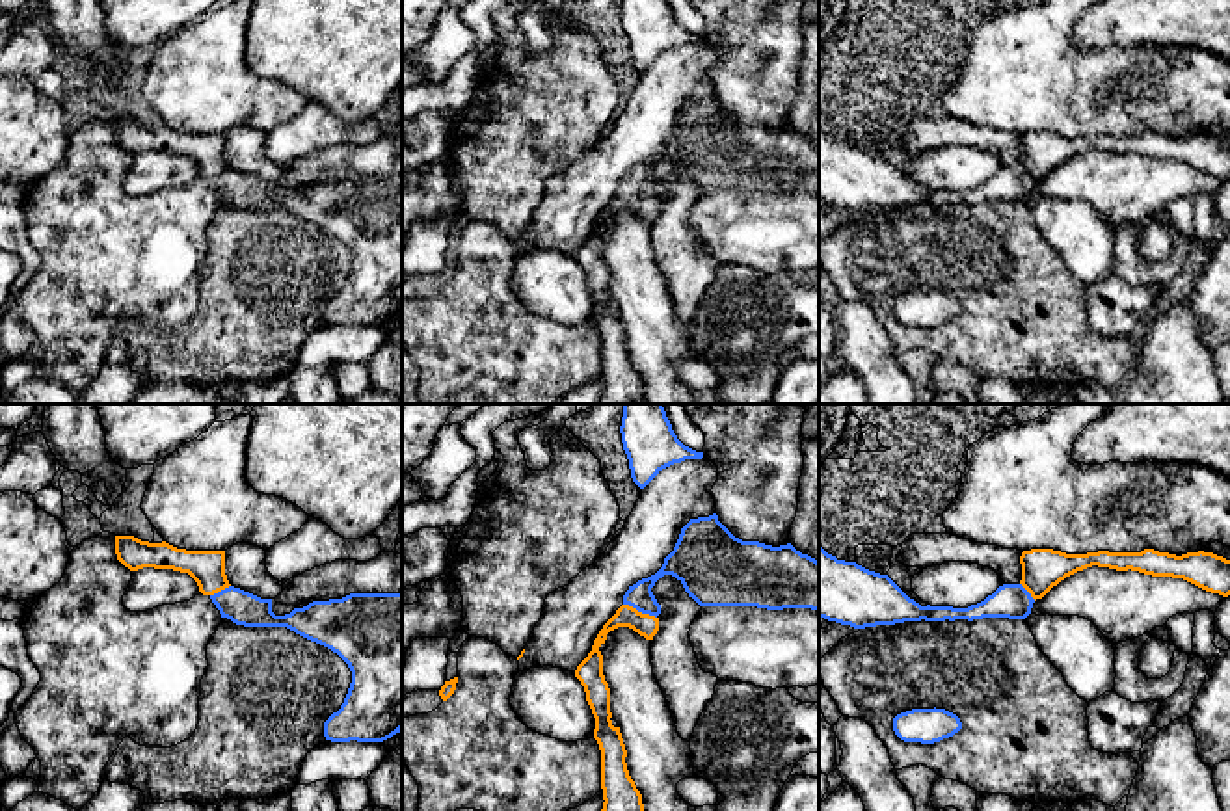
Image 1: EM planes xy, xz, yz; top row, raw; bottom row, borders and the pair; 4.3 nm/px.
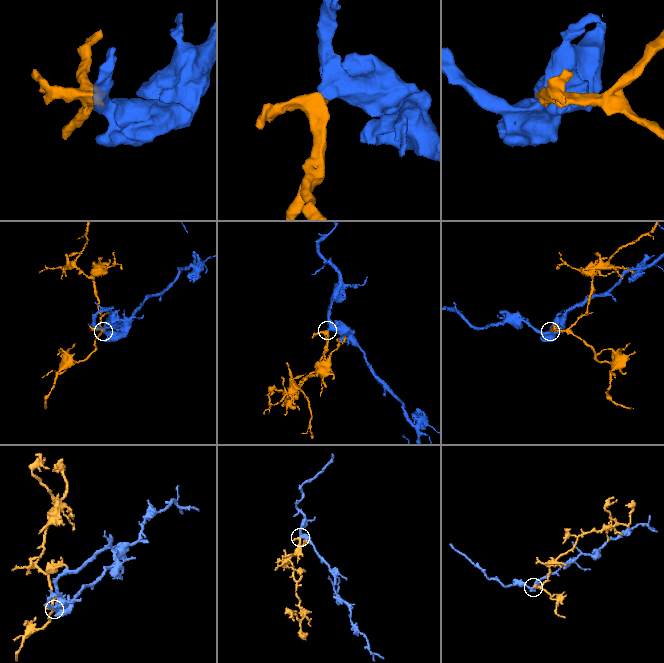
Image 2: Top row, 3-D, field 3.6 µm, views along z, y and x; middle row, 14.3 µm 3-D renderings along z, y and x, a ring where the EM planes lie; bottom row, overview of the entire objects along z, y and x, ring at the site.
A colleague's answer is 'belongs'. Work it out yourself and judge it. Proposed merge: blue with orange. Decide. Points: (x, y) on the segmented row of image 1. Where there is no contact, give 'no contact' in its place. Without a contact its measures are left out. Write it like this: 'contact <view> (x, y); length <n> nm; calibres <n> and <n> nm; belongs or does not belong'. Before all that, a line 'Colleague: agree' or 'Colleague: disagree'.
Colleague: agree
contact xz (641, 611); length 160 nm; calibres 120 and 100 nm; belongs

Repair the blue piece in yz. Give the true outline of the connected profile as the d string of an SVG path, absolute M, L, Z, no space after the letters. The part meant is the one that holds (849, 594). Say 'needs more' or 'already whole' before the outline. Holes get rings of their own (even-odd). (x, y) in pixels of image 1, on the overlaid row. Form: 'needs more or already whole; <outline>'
needs more; M819 545L819 618L854 629L921 619L1025 619L1036 599L1042 599L1066 577L1092 565L1183 578L1206 592L1230 595L1230 560L1204 551L1176 556L1154 549L1087 554L1031 549L1022 552L1020 564L1022 580L1018 584L1003 584L977 605L968 608L921 606L888 575L869 571L856 562L837 560Z

